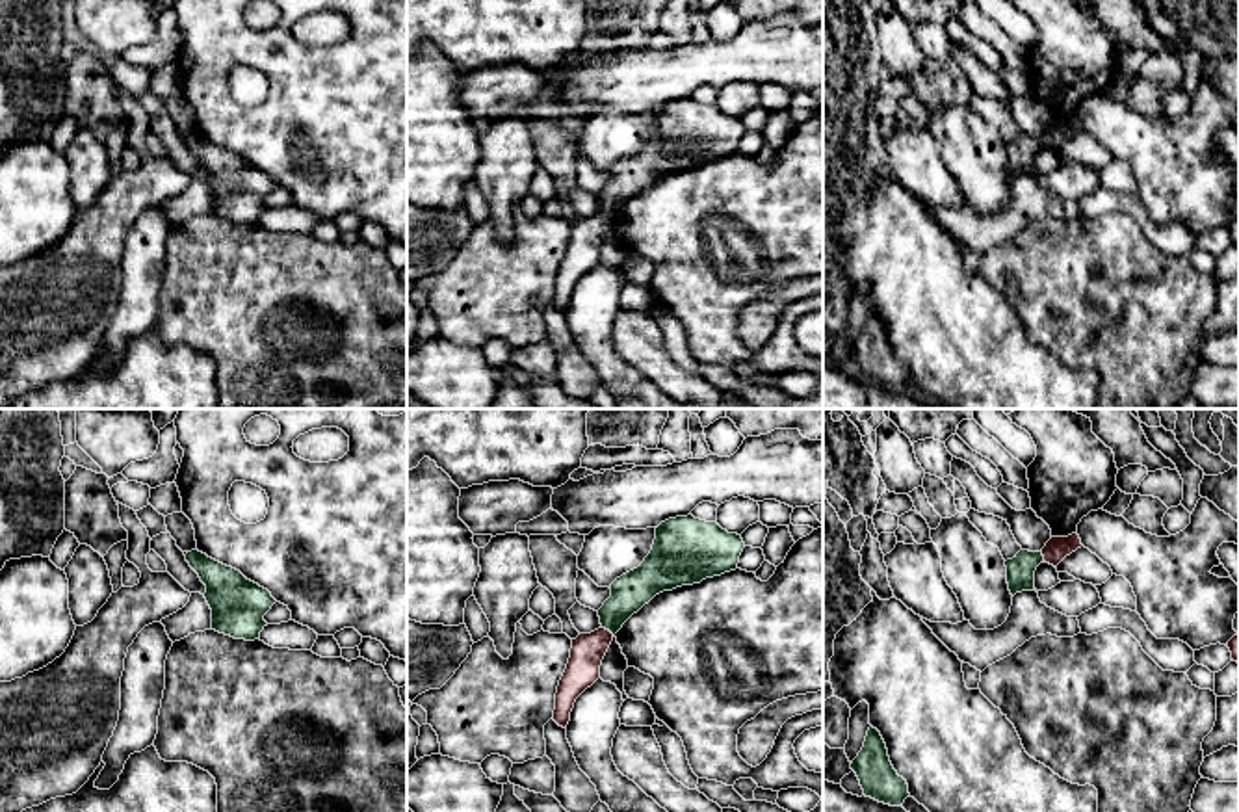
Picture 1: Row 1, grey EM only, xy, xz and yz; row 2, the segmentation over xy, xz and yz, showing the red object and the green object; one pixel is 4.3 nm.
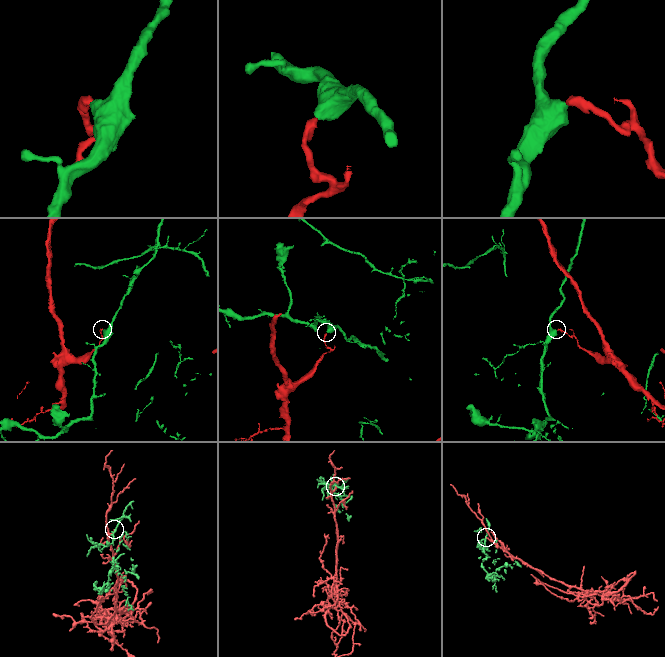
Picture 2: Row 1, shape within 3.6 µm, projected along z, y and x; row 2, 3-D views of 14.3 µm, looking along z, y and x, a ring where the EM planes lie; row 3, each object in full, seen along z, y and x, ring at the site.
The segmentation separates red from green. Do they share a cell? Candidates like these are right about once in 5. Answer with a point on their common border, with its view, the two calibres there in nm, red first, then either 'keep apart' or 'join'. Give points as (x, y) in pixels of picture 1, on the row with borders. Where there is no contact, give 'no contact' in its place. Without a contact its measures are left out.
meets red in xz at (608, 630); 150 nm thick on the red side, 160 nm on the other; keep apart

